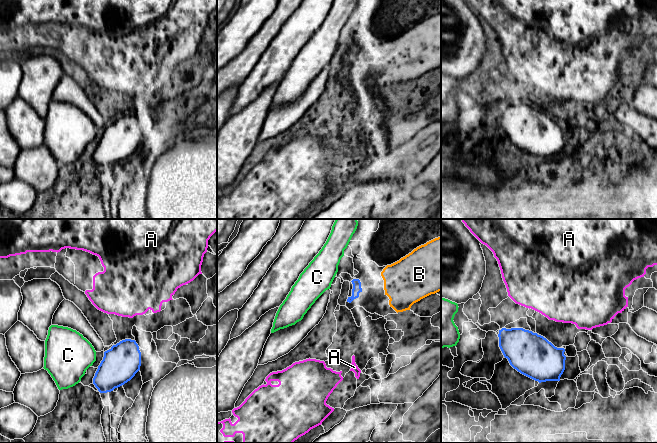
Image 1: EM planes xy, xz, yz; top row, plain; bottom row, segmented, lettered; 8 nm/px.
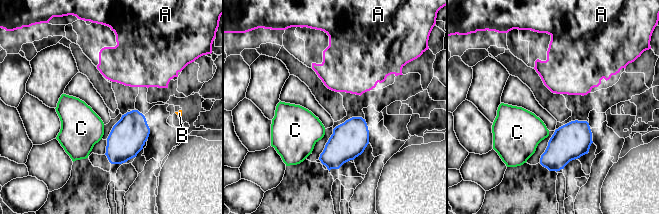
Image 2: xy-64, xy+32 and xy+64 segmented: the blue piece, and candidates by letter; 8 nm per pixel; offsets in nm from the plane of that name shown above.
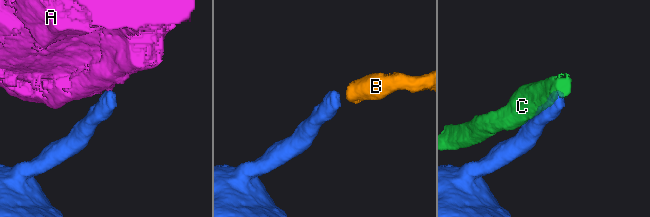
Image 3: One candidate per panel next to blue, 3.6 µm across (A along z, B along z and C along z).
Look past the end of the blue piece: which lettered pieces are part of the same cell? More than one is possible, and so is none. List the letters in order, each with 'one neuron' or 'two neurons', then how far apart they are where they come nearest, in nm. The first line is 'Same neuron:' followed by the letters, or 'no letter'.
Same neuron: B
A: two neurons; 150 nm apart
B: one neuron; 180 nm apart
C: two neurons; 50 nm apart

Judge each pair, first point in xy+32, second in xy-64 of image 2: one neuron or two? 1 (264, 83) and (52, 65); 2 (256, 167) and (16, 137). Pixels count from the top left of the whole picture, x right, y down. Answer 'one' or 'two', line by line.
1: one
2: two

